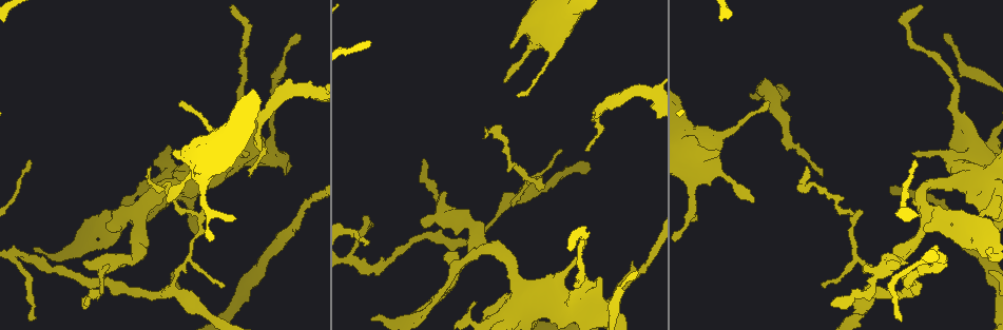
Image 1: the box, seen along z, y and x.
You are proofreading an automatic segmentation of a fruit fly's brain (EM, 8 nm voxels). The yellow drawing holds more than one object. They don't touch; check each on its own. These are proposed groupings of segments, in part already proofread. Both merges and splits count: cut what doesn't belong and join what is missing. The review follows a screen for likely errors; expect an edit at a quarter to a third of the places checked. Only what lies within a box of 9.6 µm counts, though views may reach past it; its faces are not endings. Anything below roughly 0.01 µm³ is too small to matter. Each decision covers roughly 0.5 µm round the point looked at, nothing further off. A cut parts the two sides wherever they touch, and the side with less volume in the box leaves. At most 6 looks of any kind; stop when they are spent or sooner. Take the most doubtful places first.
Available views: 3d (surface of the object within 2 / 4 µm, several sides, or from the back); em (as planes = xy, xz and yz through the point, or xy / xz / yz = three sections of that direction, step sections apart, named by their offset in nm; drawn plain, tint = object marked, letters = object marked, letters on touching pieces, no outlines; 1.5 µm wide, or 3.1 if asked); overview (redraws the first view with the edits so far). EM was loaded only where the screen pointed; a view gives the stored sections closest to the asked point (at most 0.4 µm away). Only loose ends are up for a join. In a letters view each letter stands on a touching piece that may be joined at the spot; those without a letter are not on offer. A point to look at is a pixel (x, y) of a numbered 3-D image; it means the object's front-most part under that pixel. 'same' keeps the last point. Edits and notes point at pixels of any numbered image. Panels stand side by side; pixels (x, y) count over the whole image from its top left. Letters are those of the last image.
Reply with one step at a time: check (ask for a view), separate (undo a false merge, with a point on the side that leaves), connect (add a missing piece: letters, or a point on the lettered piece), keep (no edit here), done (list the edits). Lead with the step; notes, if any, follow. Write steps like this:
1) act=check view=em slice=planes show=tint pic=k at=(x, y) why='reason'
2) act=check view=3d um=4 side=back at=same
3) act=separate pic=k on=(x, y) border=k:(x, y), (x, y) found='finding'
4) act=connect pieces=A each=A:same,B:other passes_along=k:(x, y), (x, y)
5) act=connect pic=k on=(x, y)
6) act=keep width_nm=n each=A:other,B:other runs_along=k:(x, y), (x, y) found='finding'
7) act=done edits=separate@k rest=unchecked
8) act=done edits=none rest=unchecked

act=check view=em slice=xz step=8 show=tint pic=1 at=(235, 217) why='an open end'

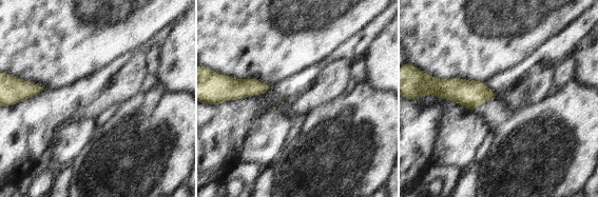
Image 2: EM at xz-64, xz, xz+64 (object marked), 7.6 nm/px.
act=check view=em slice=planes show=letters at=same why='another direction'

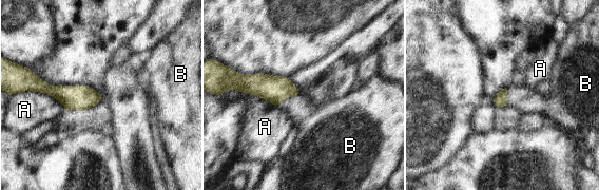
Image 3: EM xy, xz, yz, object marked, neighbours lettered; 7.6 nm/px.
act=connect pic=3 on=(311, 120) each=A:other,B:same passes_along=3:(272, 89), (289, 96), (311, 120) found='the neuron continues'

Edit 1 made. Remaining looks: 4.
act=check view=em slice=planes show=letters pic=1 at=(87, 305) why='branch stops here'

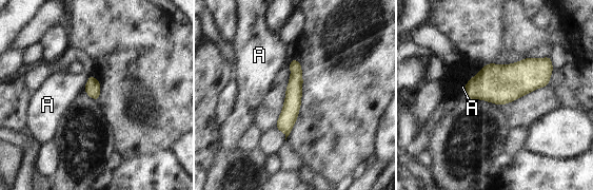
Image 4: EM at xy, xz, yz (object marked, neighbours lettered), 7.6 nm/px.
act=keep width_nm=130 each=A:other border=4:(89, 76), (83, 90) found='no lettered piece goes on from it'

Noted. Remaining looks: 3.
act=check view=em slice=yz step=8 show=tint pic=1 at=(909, 290) why='sudden change in width'

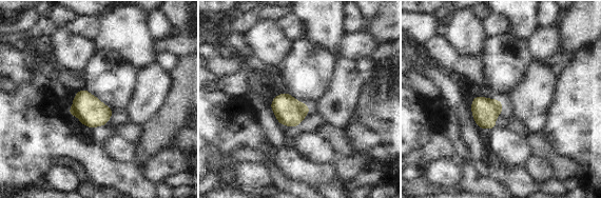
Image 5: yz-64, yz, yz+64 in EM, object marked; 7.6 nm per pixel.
act=check view=em slice=planes show=letters at=same

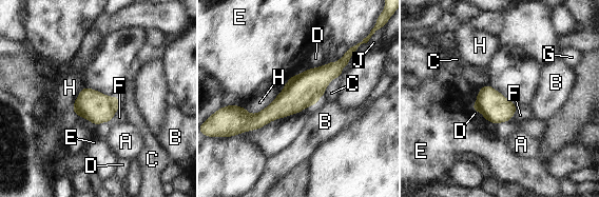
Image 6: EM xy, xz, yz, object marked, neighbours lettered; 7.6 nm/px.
act=keep each=A:other,B:other,C:other,D:other,E:other,F:other,G:other,H:other,J:other runs_along=6:(346, 57), (264, 117), (237, 112) found='continuous, no second neuron'

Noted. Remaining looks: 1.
act=done edits=connect@3 rest=unchecked

